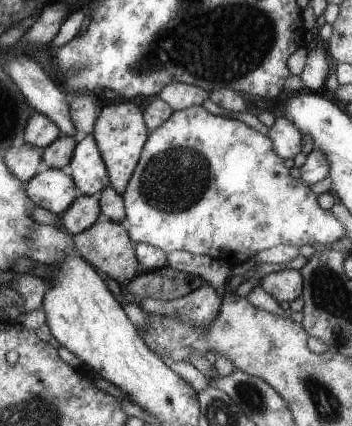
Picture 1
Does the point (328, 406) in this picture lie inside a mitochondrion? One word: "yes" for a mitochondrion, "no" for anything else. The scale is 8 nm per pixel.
yes

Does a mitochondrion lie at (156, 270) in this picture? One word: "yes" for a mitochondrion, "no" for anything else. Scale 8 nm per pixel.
no

